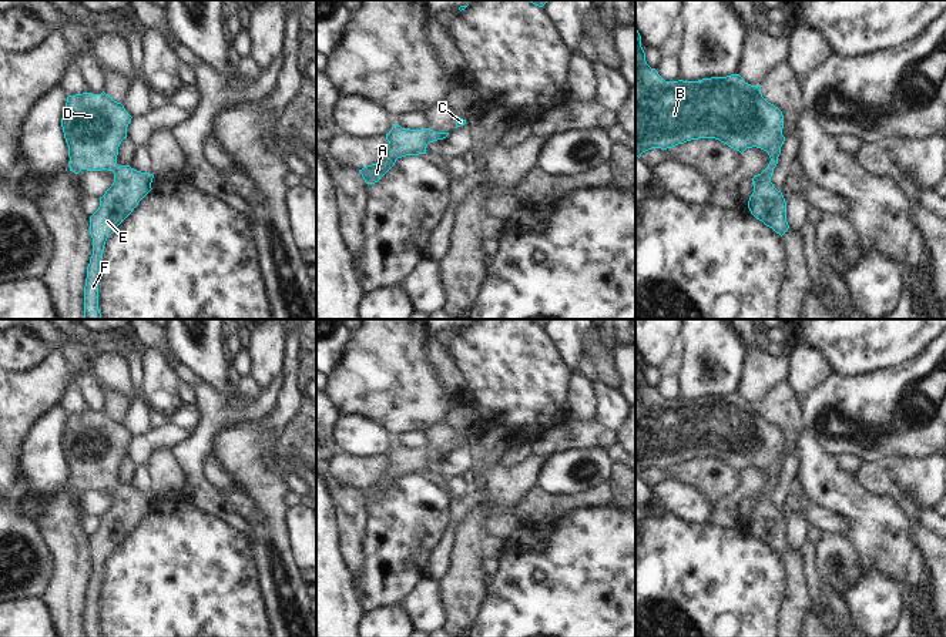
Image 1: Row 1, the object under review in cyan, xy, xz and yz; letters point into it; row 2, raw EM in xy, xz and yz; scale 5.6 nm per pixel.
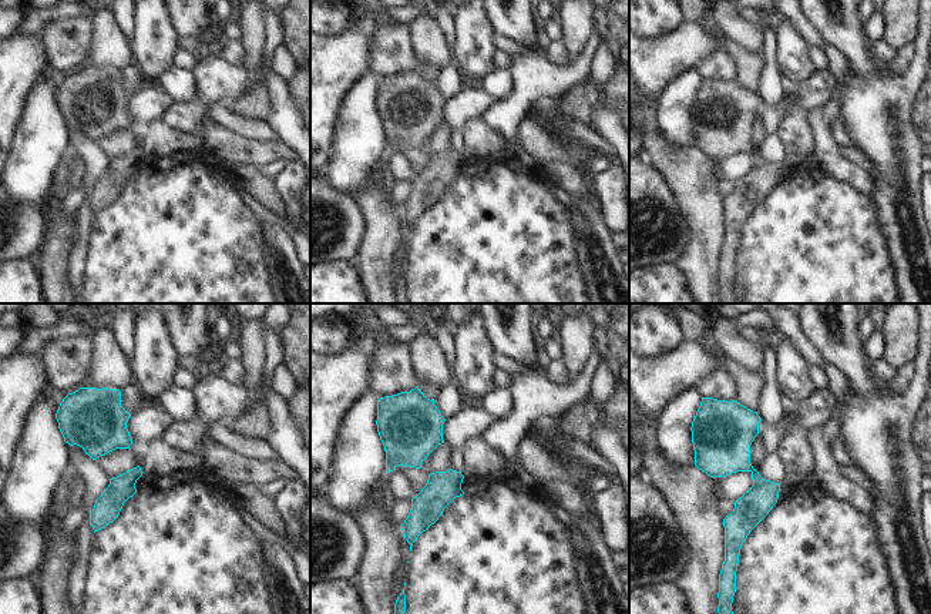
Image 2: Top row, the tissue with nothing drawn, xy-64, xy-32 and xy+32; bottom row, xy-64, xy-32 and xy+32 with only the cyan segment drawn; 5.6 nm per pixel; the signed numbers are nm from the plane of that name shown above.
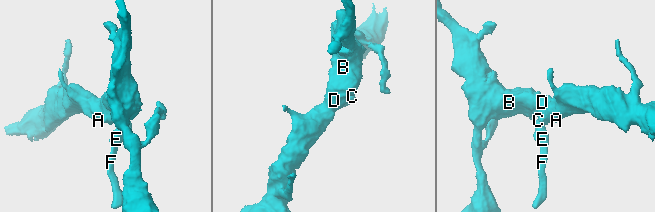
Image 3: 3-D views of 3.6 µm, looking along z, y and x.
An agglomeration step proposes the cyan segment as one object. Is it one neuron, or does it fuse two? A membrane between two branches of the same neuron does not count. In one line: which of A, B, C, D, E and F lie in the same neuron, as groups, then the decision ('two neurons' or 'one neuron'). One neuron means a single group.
A B C D E F; one neuron

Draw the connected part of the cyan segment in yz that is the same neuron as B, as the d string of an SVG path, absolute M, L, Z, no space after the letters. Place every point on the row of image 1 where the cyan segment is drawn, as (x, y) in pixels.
M635 29L635 157L651 148L672 148L698 138L715 138L739 151L761 148L768 152L768 167L752 178L754 192L749 197L751 214L772 228L781 237L788 231L786 202L781 191L771 182L774 168L778 164L784 115L761 94L761 86L751 86L739 74L711 77L698 81L665 81L655 68L645 61L641 47L641 36Z

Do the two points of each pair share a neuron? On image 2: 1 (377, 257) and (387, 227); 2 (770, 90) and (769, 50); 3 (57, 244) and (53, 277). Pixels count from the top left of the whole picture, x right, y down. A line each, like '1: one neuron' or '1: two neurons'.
1: one neuron
2: one neuron
3: one neuron

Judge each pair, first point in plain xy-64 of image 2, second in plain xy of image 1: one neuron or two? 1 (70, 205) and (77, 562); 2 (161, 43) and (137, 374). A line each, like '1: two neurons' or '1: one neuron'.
1: two neurons
2: two neurons

